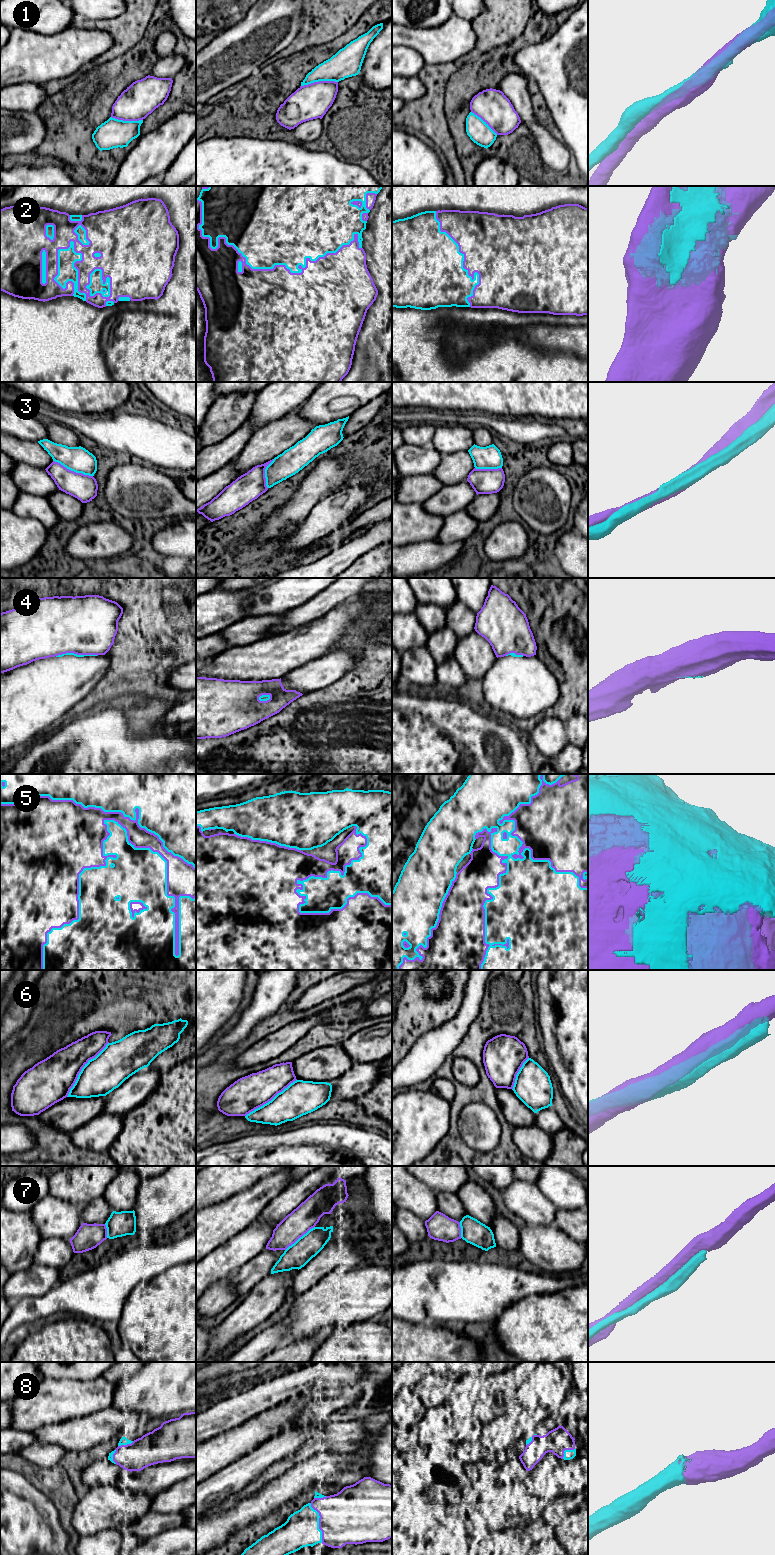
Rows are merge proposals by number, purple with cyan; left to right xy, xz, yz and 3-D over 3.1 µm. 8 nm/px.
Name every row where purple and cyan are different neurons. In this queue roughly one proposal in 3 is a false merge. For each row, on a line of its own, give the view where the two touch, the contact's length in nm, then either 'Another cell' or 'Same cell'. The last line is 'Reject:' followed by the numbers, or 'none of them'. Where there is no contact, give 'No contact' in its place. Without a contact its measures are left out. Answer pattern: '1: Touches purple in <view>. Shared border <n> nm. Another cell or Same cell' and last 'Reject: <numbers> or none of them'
1: Touches purple in xz. Shared border 300 nm. Another cell
2: Touches purple in xz. Shared border 1350 nm. Same cell
3: Touches purple in xy. Shared border 340 nm. Another cell
4: Touches purple in xy. Shared border 340 nm. Another cell
5: Touches purple in xy. Shared border 1350 nm. Same cell
6: Touches purple in xy. Shared border 550 nm. Another cell
7: Touches purple in xz. Shared border 300 nm. Another cell
8: Touches purple in xz. Shared border 340 nm. Same cell
Reject: 1, 3, 4, 6, 7

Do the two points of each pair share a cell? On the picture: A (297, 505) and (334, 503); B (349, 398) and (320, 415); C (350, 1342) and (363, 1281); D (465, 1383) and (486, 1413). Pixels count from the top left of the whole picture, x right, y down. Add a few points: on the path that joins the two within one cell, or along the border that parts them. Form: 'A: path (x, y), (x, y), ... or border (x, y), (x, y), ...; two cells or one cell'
A: border (337, 491), (321, 499), (312, 508), (303, 523); two cells
B: path (342, 398), (337, 398), (327, 408); one cell
C: border (368, 1319), (338, 1327); two cells
D: border (479, 1388), (471, 1415); two cells

